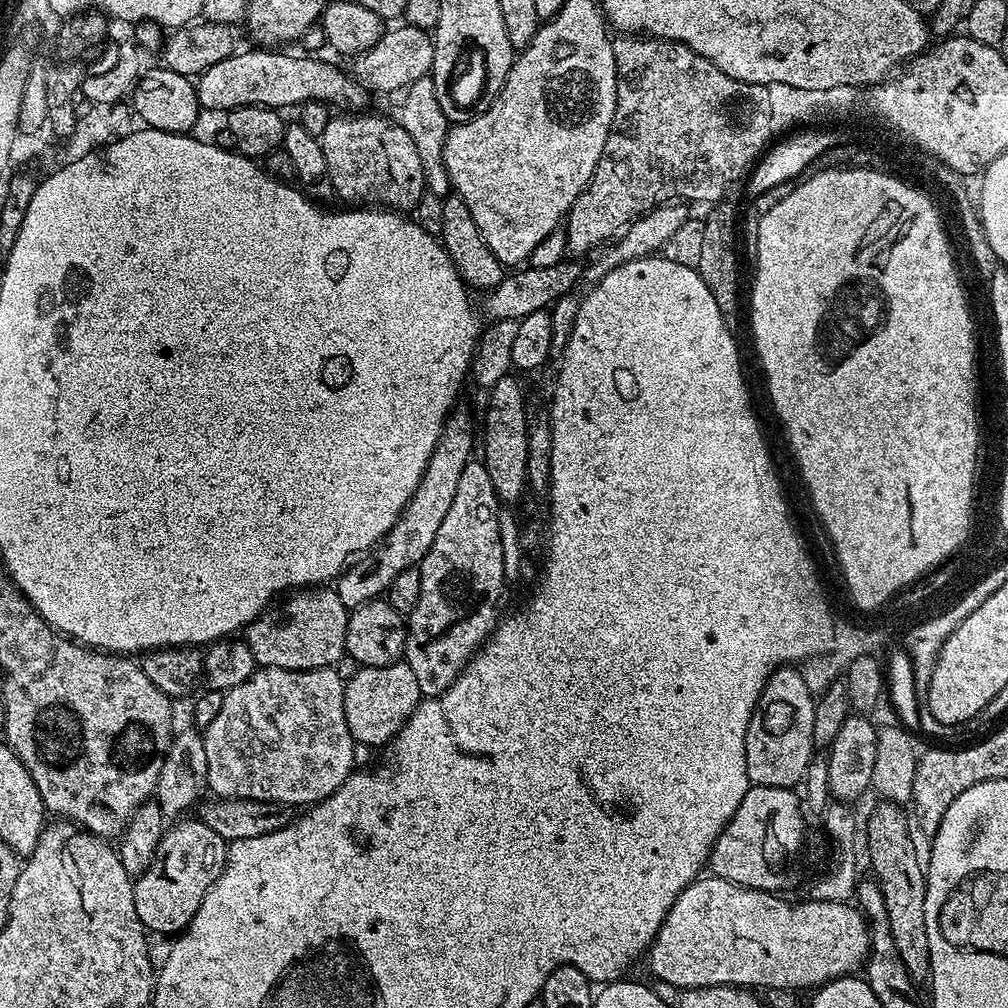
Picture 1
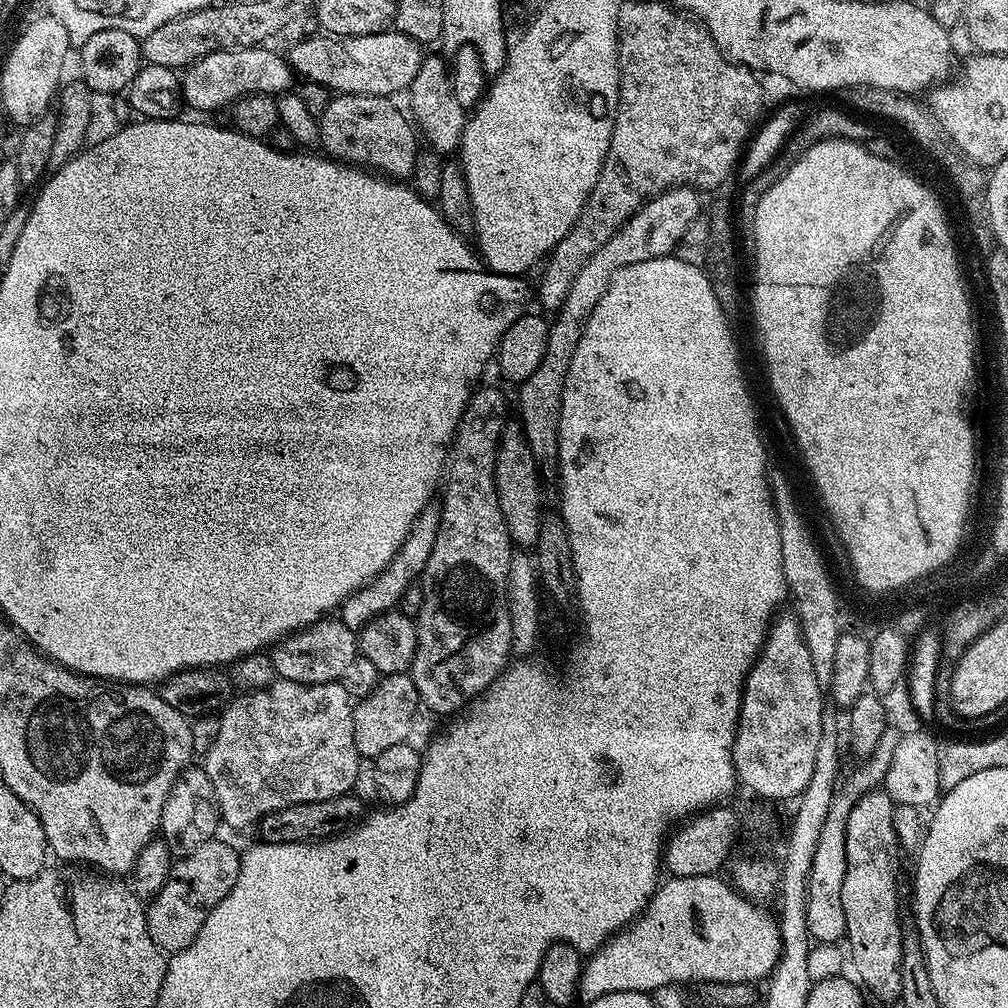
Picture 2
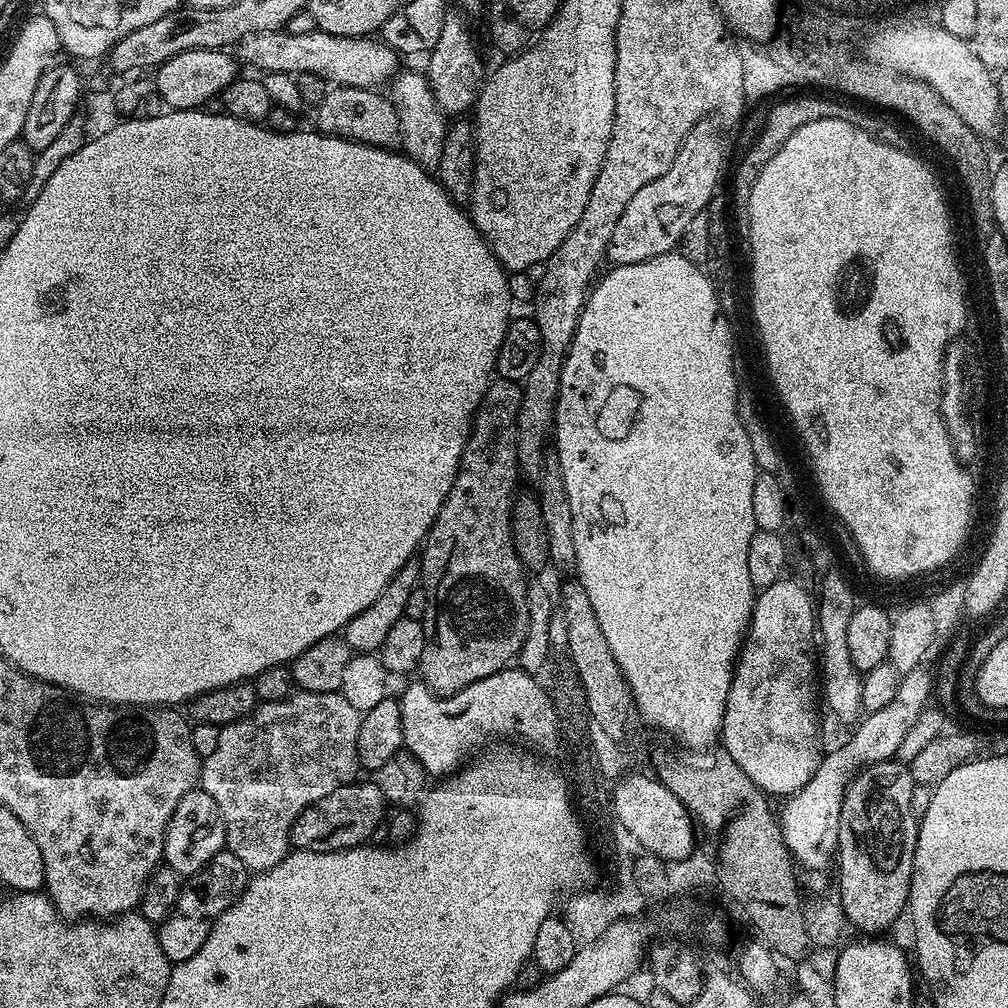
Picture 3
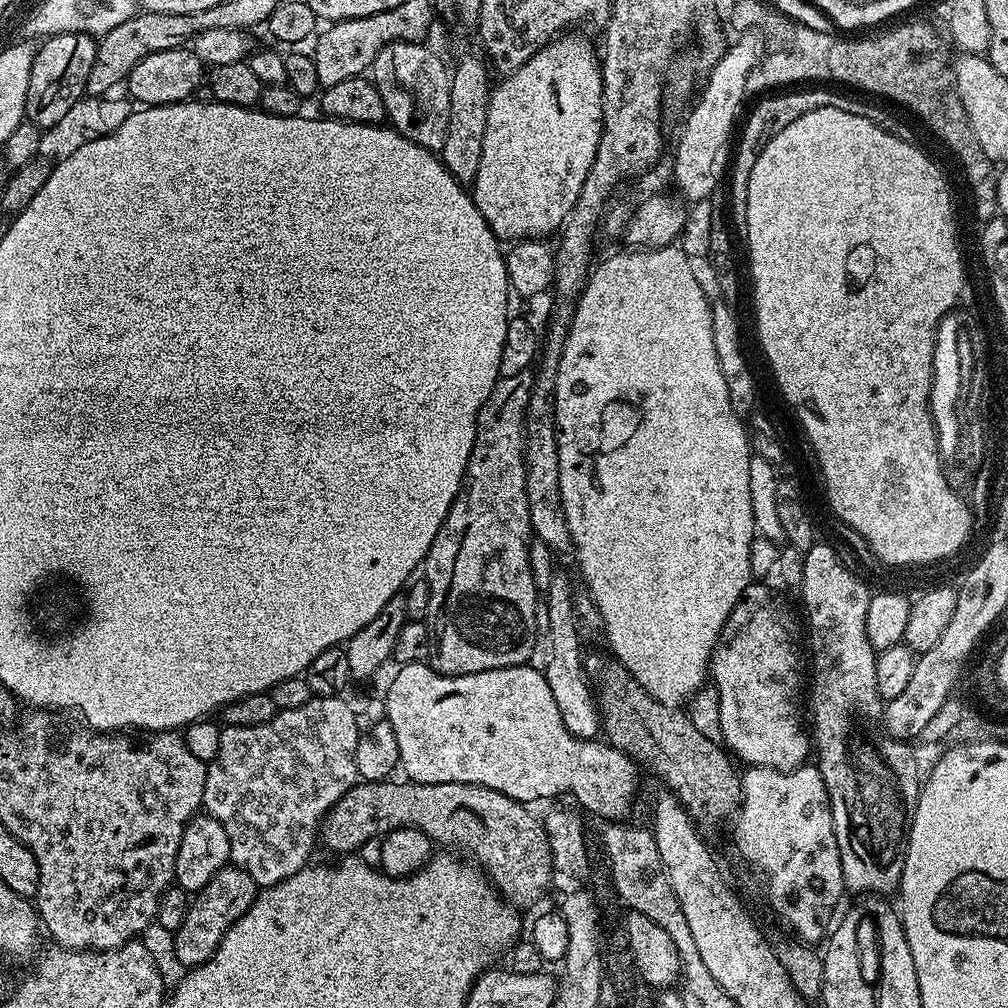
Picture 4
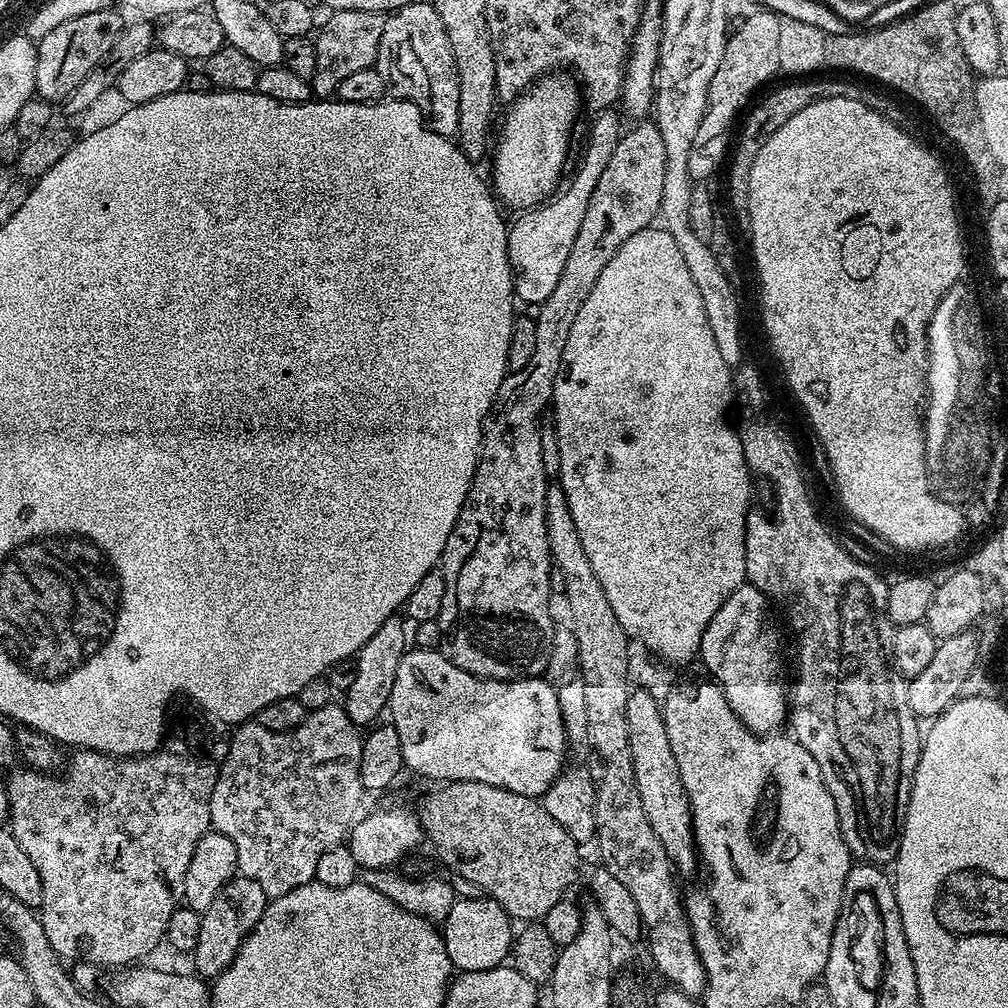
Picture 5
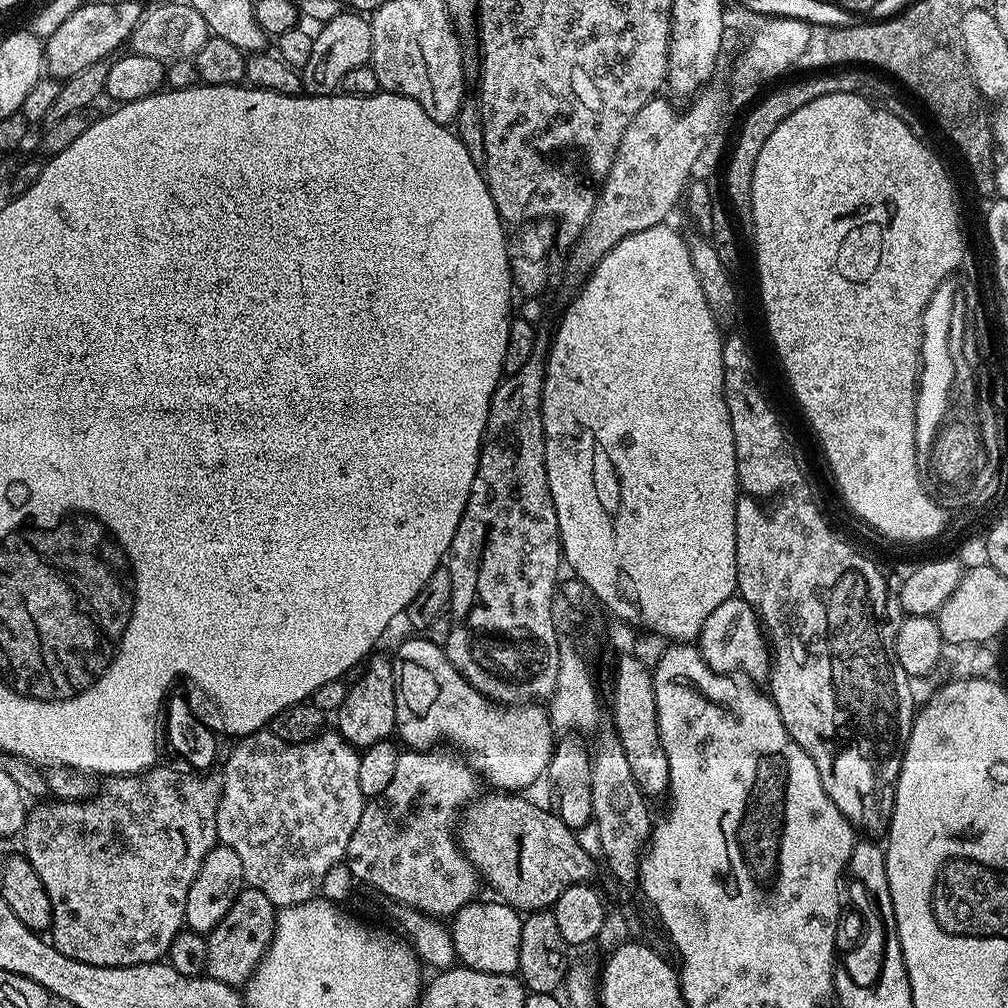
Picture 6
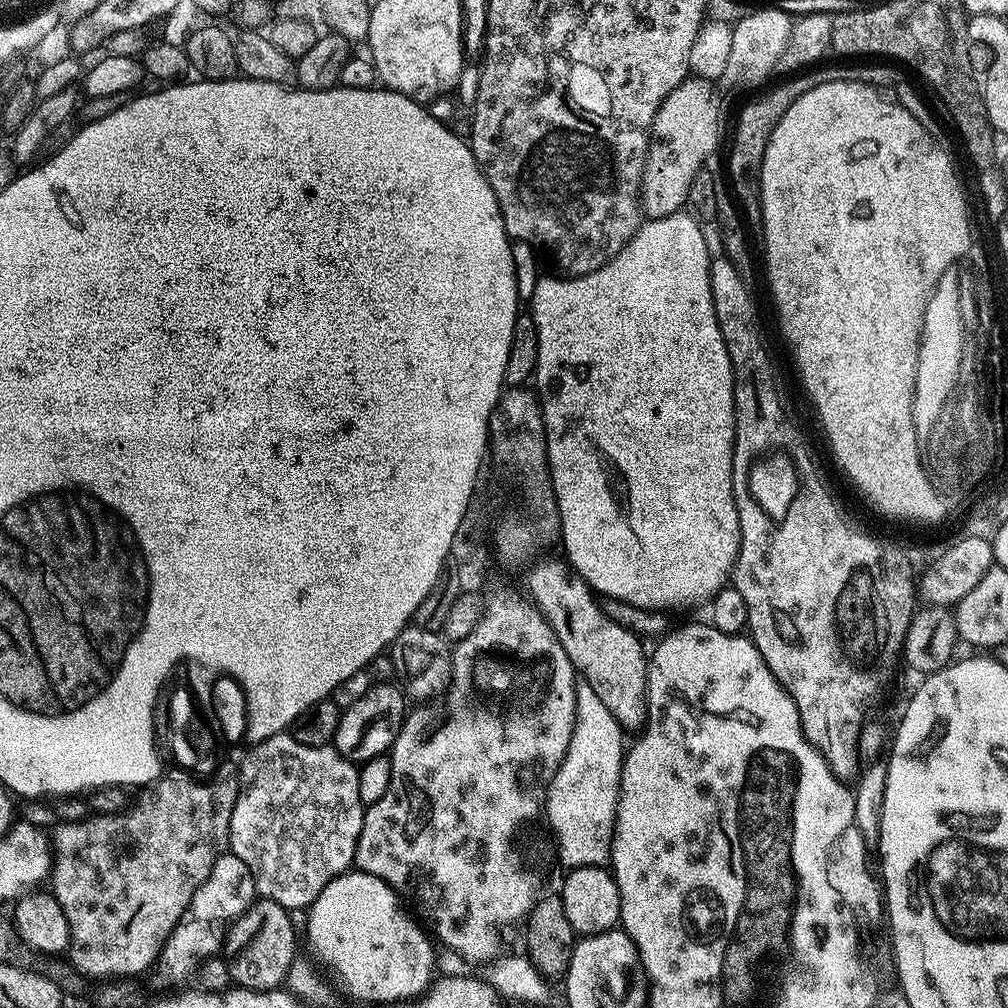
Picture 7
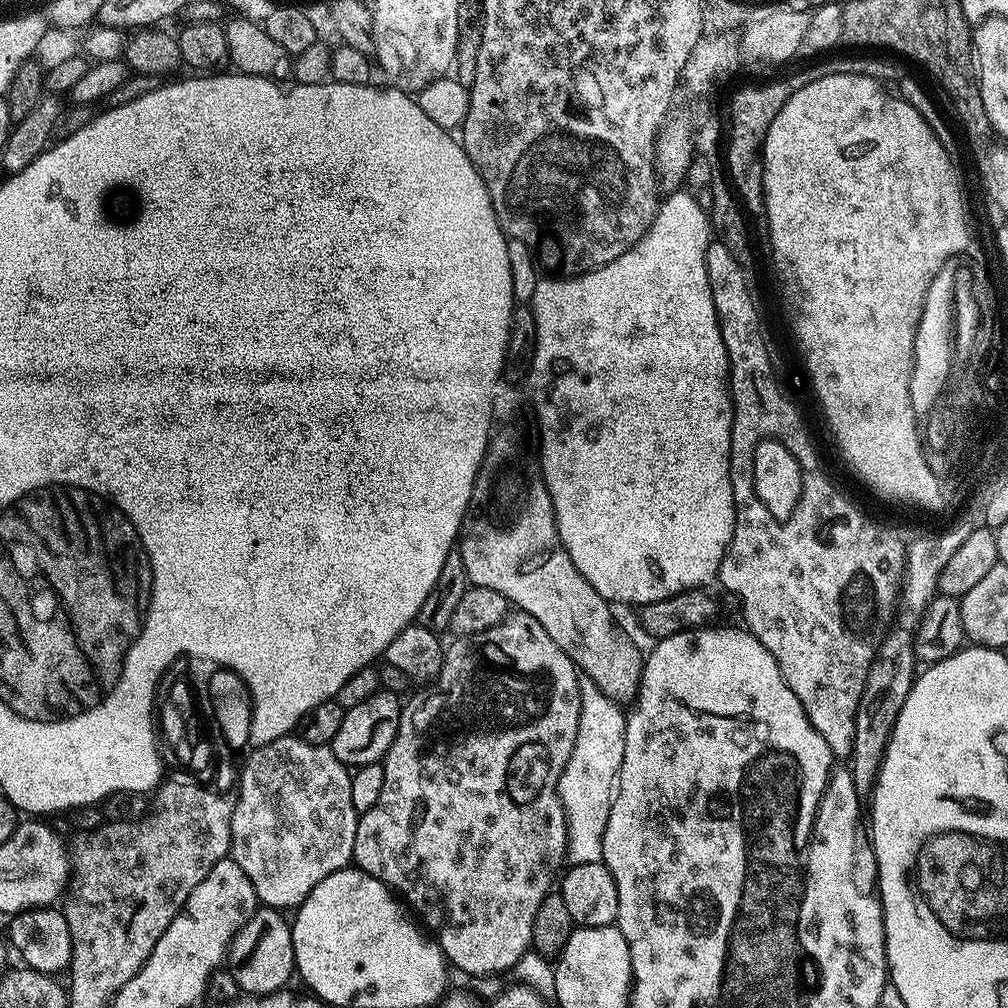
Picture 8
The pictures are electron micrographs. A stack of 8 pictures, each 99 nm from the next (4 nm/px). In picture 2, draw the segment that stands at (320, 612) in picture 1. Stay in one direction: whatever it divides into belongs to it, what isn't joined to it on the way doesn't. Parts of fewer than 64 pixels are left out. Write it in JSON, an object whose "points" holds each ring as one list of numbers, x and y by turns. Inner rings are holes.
{"points":[[325,618,276,641,270,655,279,679,303,684,335,684,345,679,343,676,358,660,358,636,340,619]]}

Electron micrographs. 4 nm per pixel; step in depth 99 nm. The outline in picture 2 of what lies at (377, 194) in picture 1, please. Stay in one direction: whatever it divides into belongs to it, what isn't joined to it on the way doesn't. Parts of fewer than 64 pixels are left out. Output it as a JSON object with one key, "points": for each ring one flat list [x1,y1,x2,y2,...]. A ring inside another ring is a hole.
{"points":[[336,94,319,116,319,147,333,160,371,170,397,182,409,179,416,165,418,132,413,121,392,105,386,96,366,94]]}

